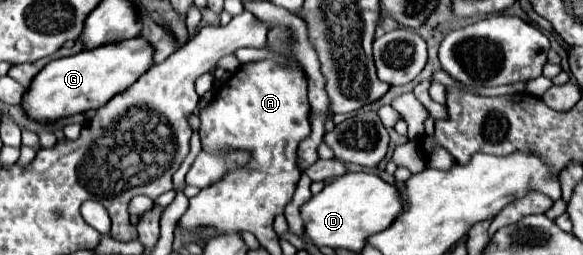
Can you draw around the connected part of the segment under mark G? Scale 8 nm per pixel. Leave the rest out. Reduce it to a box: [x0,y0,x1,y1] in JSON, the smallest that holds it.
[22,37,152,123]

